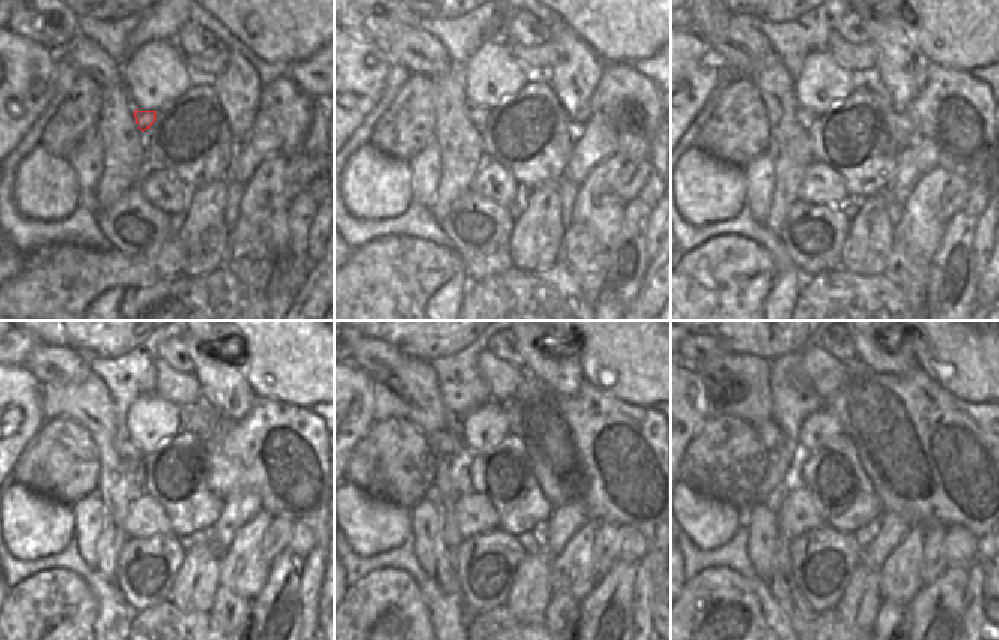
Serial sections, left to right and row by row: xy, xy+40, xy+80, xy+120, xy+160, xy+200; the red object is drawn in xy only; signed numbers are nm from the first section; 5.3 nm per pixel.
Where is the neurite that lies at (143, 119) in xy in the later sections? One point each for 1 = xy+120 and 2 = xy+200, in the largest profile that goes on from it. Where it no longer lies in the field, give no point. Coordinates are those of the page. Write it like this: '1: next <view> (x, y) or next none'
1: next xy+120 (126, 451)
2: next xy+200 (768, 432)

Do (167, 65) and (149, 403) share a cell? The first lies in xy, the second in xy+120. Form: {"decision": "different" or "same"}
{"decision": "same"}

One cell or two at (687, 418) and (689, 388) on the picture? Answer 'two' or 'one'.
one

